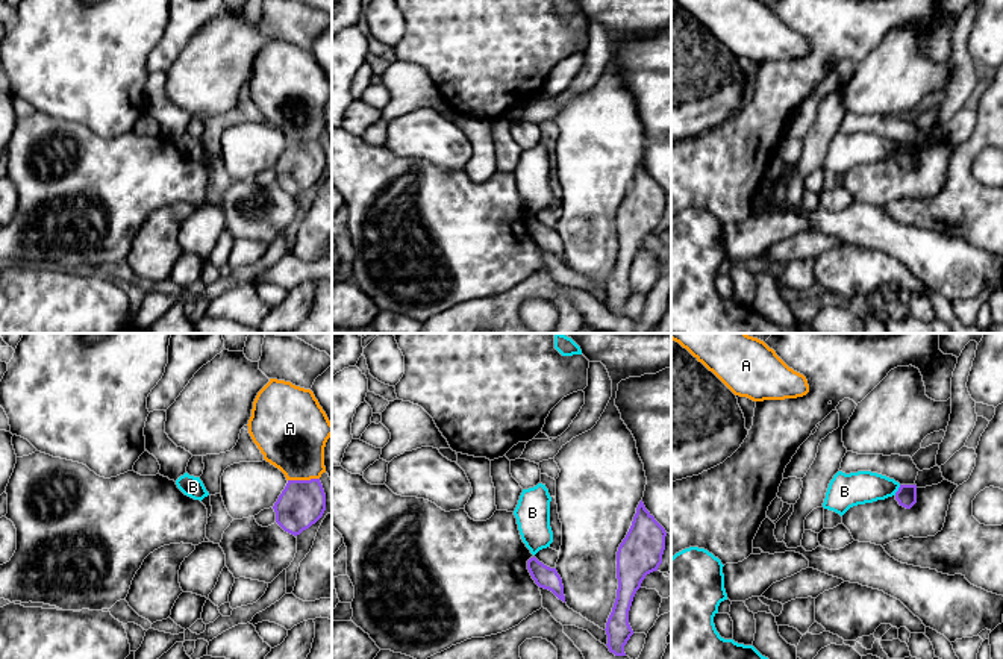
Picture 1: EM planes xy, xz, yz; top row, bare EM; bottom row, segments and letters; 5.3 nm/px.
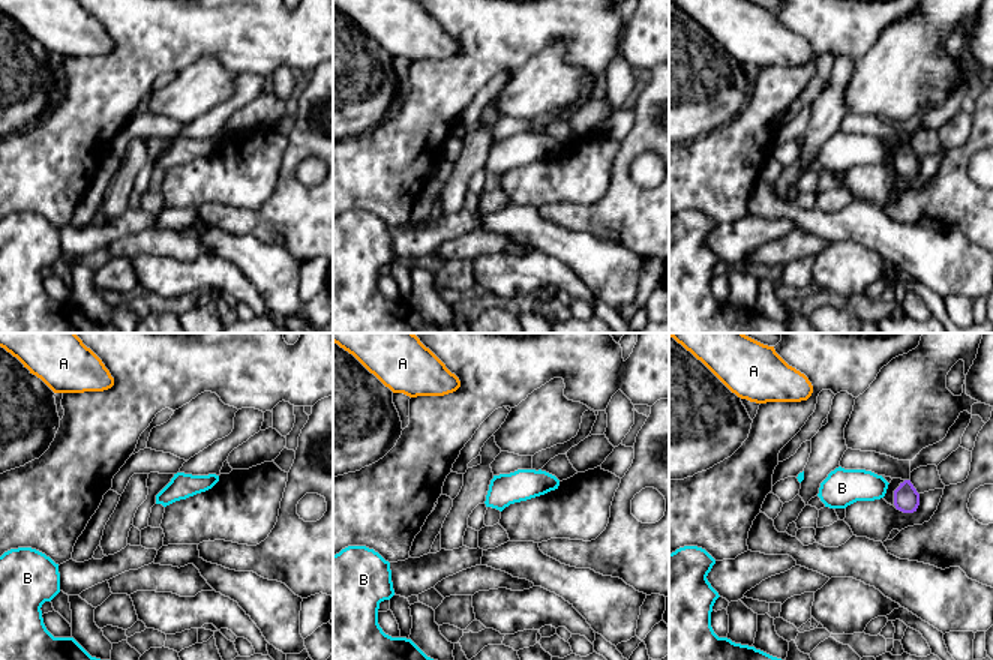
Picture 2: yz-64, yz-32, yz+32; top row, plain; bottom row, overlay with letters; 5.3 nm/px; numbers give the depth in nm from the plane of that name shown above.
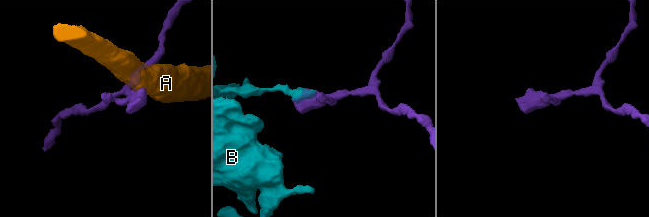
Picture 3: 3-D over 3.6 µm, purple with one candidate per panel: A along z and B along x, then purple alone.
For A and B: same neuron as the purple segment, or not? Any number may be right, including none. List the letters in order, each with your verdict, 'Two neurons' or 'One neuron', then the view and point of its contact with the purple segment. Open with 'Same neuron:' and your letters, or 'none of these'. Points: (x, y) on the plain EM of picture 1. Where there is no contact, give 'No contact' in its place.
Same neuron: none of these
A: Two neurons. Touches purple at xy (303, 141)
B: Two neurons. Touches purple at yz (899, 150)

